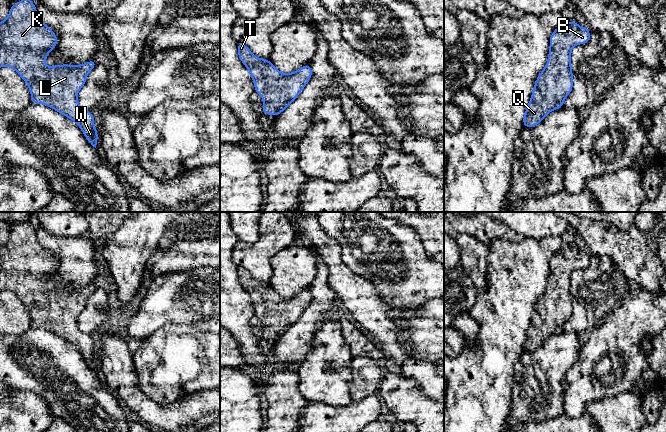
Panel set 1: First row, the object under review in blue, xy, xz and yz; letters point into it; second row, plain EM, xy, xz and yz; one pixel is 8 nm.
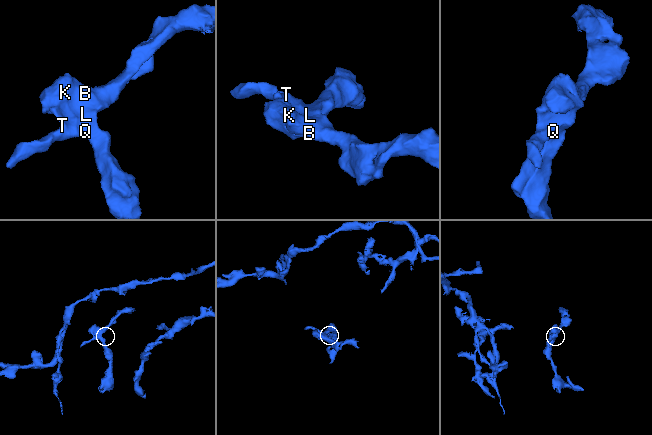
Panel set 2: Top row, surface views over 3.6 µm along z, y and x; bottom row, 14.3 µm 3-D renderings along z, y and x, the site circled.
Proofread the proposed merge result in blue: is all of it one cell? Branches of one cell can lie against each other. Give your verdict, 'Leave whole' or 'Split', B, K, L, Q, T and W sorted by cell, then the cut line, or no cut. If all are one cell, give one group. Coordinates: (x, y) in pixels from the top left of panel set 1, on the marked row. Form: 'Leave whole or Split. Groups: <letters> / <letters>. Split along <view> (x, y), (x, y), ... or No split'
Leave whole. Groups: B K L Q T W. No split

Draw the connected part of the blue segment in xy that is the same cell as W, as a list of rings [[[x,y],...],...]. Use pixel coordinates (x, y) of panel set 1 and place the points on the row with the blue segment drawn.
[[[21,0],[11,5],[6,20],[0,22],[0,67],[12,67],[27,83],[31,92],[31,103],[42,103],[75,121],[81,128],[88,142],[96,148],[98,134],[94,127],[91,111],[82,109],[77,101],[77,94],[86,82],[87,74],[96,66],[96,60],[83,65],[44,65],[47,55],[57,46],[57,36],[41,22],[36,6],[31,0]]]

